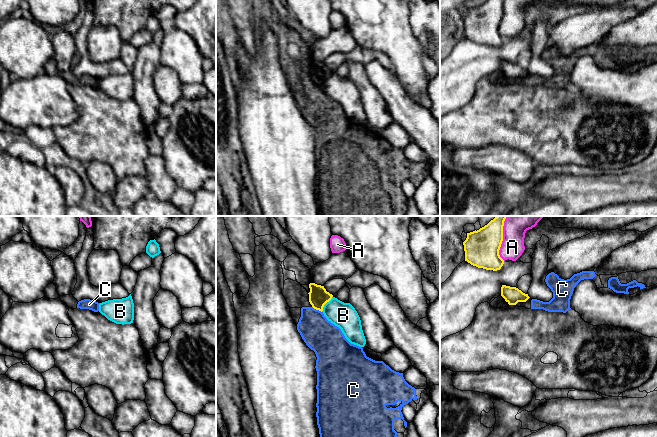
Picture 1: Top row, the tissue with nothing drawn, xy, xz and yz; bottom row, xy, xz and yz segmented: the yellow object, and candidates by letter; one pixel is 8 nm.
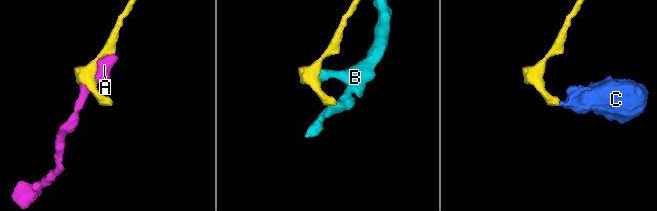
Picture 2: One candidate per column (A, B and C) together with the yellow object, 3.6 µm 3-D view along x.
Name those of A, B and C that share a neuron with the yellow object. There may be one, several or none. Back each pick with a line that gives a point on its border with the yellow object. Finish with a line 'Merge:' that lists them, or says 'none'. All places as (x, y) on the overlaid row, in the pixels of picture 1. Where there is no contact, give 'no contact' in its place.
Merge: none

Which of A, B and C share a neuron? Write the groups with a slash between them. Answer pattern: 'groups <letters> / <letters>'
groups A / B / C

